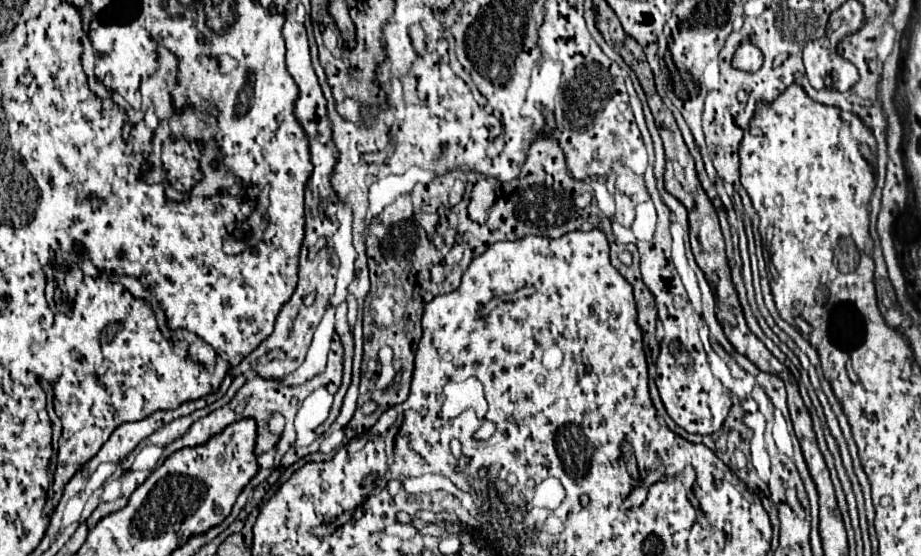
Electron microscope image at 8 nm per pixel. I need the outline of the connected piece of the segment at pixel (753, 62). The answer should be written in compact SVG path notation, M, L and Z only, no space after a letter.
M742 41L732 57L732 67L754 73L760 69L762 61L764 61L764 57L762 57L760 49L752 41Z

